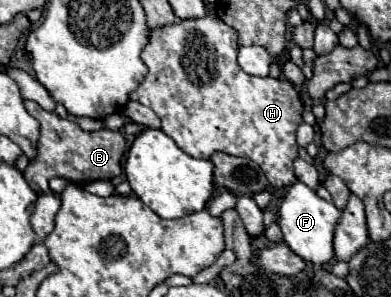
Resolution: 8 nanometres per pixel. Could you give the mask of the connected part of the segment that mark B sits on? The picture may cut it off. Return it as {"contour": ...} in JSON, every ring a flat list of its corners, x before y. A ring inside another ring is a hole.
{"contour":[[24,101,28,113,40,121,40,139,36,159,24,169,24,179,36,193,50,193,48,181,52,177,64,177,74,183,90,183,98,179,112,179,122,173,120,159,126,151,126,139,120,131,100,129,100,131,82,131,78,123,62,119,56,111,44,111,34,101]]}

